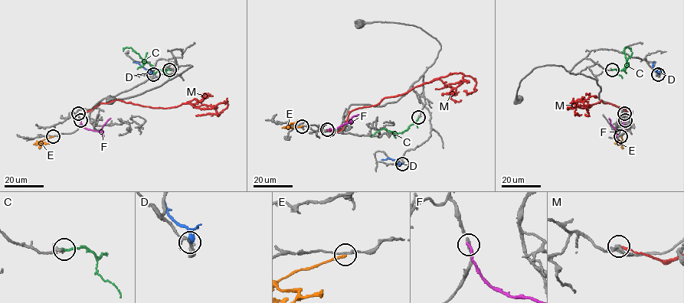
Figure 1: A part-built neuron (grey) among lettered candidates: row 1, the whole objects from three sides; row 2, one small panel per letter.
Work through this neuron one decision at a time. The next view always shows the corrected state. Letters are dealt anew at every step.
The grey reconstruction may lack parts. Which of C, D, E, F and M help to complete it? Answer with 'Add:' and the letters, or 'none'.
Add: C

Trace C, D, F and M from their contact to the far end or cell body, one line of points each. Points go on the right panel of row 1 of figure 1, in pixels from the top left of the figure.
C: (612, 70), (624, 70), (628, 63), (624, 49), (628, 47), (631, 51)
D: (658, 73), (652, 65), (654, 62)
F: (625, 120), (623, 129), (617, 131), (609, 118)
M: (624, 113), (623, 108), (601, 99), (589, 108), (574, 103), (567, 108), (571, 102), (583, 102), (586, 114)

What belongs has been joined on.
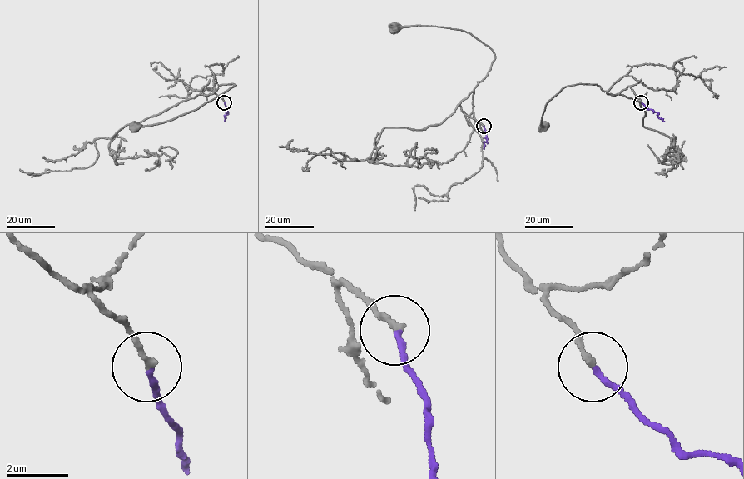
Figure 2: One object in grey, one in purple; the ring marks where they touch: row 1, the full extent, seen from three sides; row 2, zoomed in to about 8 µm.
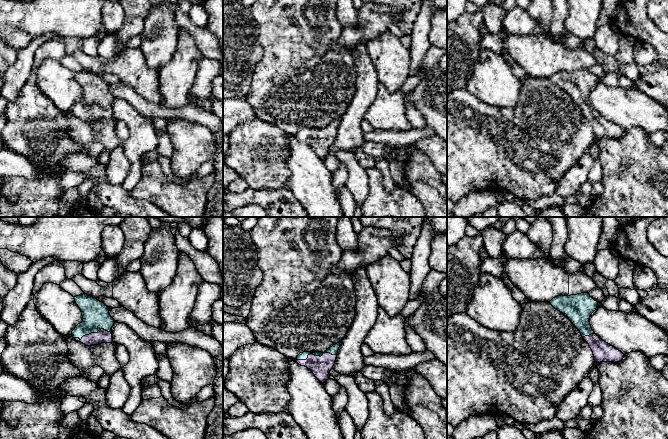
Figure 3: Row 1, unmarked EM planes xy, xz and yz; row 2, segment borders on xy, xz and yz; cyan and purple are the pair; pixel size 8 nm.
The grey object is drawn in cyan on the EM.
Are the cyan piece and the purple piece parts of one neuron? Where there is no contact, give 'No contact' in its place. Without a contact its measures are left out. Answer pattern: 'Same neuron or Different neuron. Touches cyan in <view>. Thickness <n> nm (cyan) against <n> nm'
Same neuron. Touches cyan in xy. Thickness 220 nm (cyan) against 110 nm

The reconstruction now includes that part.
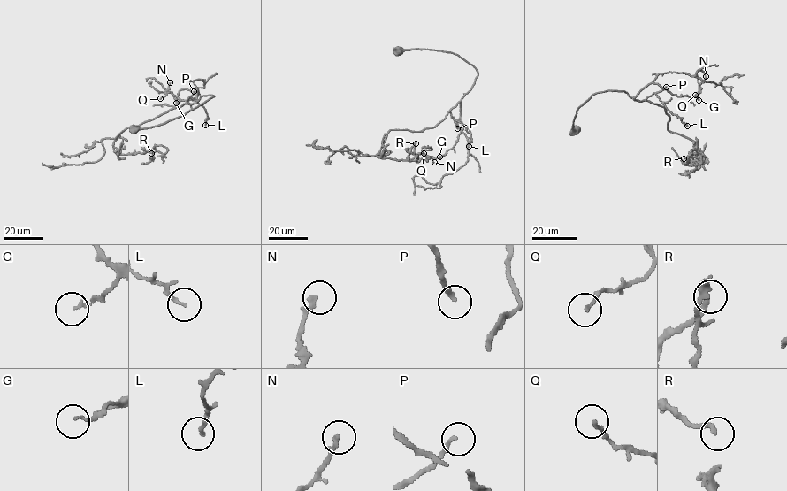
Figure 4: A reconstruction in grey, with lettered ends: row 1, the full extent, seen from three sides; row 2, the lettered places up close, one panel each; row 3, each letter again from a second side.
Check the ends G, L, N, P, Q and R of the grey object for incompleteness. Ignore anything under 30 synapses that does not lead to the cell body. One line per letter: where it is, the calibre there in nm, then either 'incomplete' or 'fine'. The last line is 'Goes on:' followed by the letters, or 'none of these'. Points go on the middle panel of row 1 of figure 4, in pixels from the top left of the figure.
G: at (439, 157); 100 nm thick; fine
L: at (469, 146); 130 nm thick; fine
N: at (434, 162); 200 nm thick; fine
P: at (457, 128); 180 nm thick; incomplete
Q: at (424, 153); 140 nm thick; fine
R: at (416, 143); 220 nm thick; incomplete
Goes on: P, R

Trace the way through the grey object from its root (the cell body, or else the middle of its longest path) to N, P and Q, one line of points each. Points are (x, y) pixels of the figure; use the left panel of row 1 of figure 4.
N: (133, 129), (164, 124), (214, 96), (197, 101), (197, 88), (194, 100), (180, 100), (165, 91), (170, 82)
P: (133, 129), (135, 132), (164, 124), (214, 96), (202, 95), (195, 103), (188, 104), (187, 99), (194, 91)
Q: (133, 129), (164, 124), (214, 95), (197, 101), (197, 88), (194, 100), (169, 92), (160, 98)

